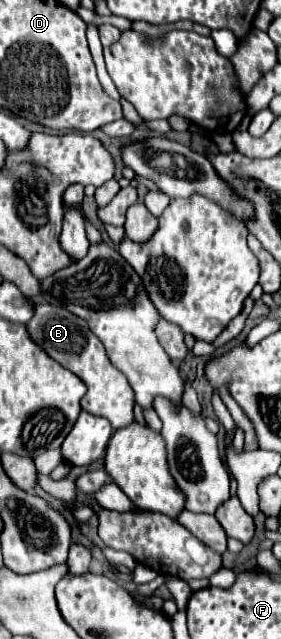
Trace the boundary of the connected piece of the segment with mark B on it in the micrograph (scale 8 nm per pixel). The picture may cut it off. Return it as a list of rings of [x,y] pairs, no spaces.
[[[37,304],[35,316],[27,324],[31,338],[61,366],[77,374],[85,386],[87,394],[81,398],[81,408],[89,414],[103,416],[111,422],[115,430],[129,426],[133,418],[133,406],[135,406],[135,392],[127,378],[109,362],[109,356],[105,354],[105,346],[101,340],[89,330],[89,326],[71,314],[65,308],[51,306],[51,304]]]

